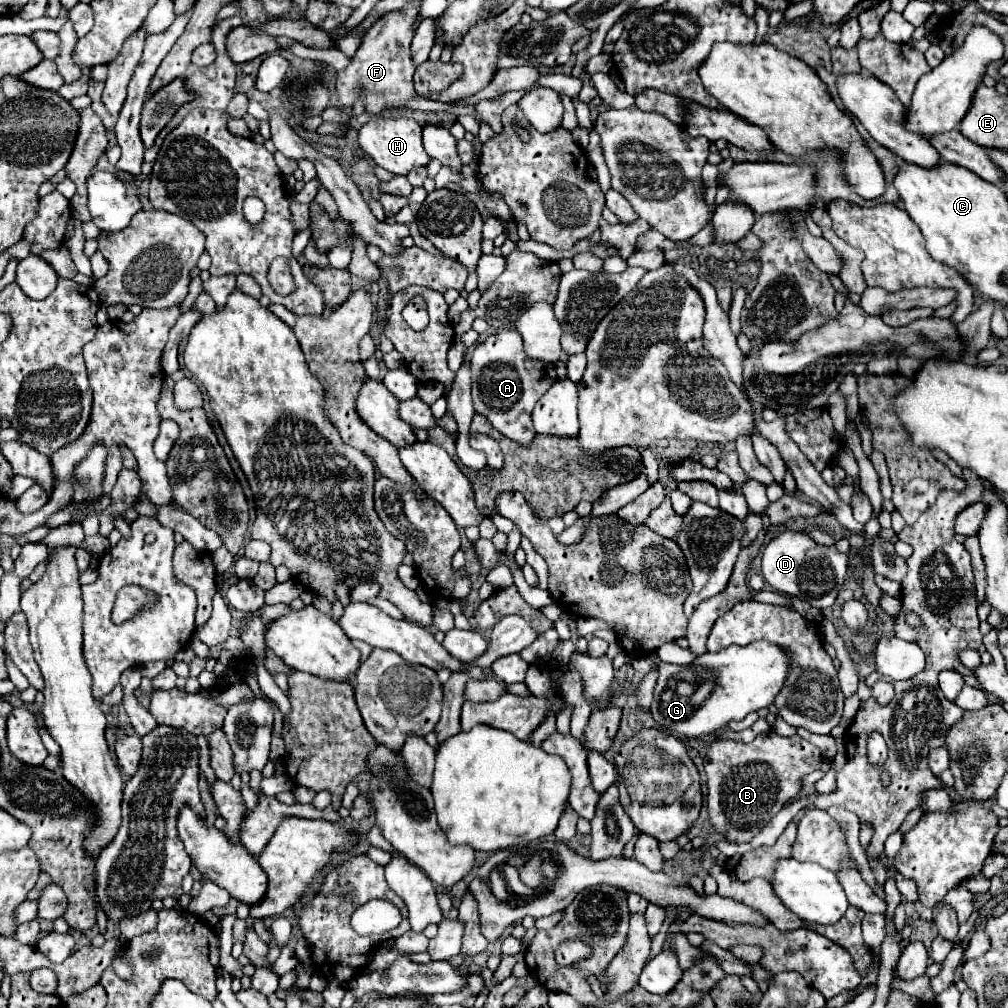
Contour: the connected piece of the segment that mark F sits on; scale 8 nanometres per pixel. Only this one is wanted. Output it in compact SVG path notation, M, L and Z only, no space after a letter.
M409 1L403 9L391 11L383 15L363 37L361 47L357 49L353 63L339 71L337 77L337 95L339 95L339 107L347 109L353 105L355 97L359 91L365 95L365 111L369 115L379 115L383 109L395 107L395 105L405 105L409 109L419 111L447 110L458 116L470 115L475 117L475 107L461 107L455 105L441 104L438 101L429 101L425 97L419 97L417 91L413 89L413 73L415 65L411 61L411 37L415 35L415 27L419 21L419 3Z

